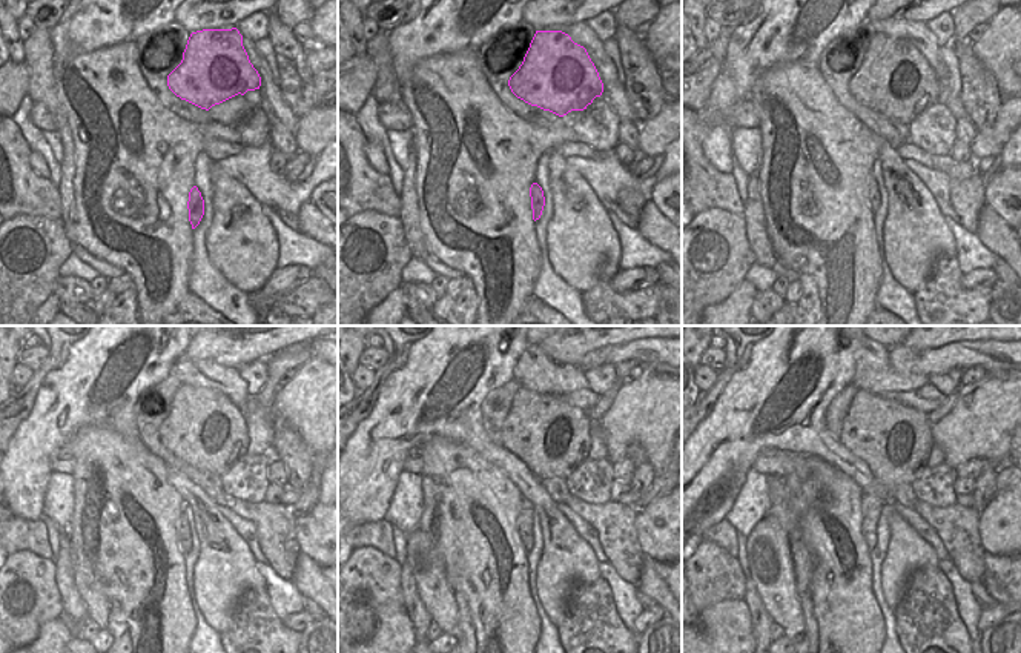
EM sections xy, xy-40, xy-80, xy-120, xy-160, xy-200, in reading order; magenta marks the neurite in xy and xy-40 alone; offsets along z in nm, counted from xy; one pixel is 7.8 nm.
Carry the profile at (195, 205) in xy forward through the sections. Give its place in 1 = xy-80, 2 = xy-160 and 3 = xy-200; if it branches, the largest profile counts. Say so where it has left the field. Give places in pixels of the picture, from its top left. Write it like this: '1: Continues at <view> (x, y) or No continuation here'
1: Continues at xy-80 (874, 198)
2: Continues at xy-160 (525, 517)
3: Continues at xy-200 (871, 507)

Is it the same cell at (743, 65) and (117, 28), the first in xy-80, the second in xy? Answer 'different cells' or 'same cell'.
same cell

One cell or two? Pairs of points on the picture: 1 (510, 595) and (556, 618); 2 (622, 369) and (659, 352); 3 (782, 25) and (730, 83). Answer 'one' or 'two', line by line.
1: two
2: two
3: one

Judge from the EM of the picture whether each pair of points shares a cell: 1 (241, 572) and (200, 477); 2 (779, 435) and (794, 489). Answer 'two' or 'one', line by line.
1: two
2: two

